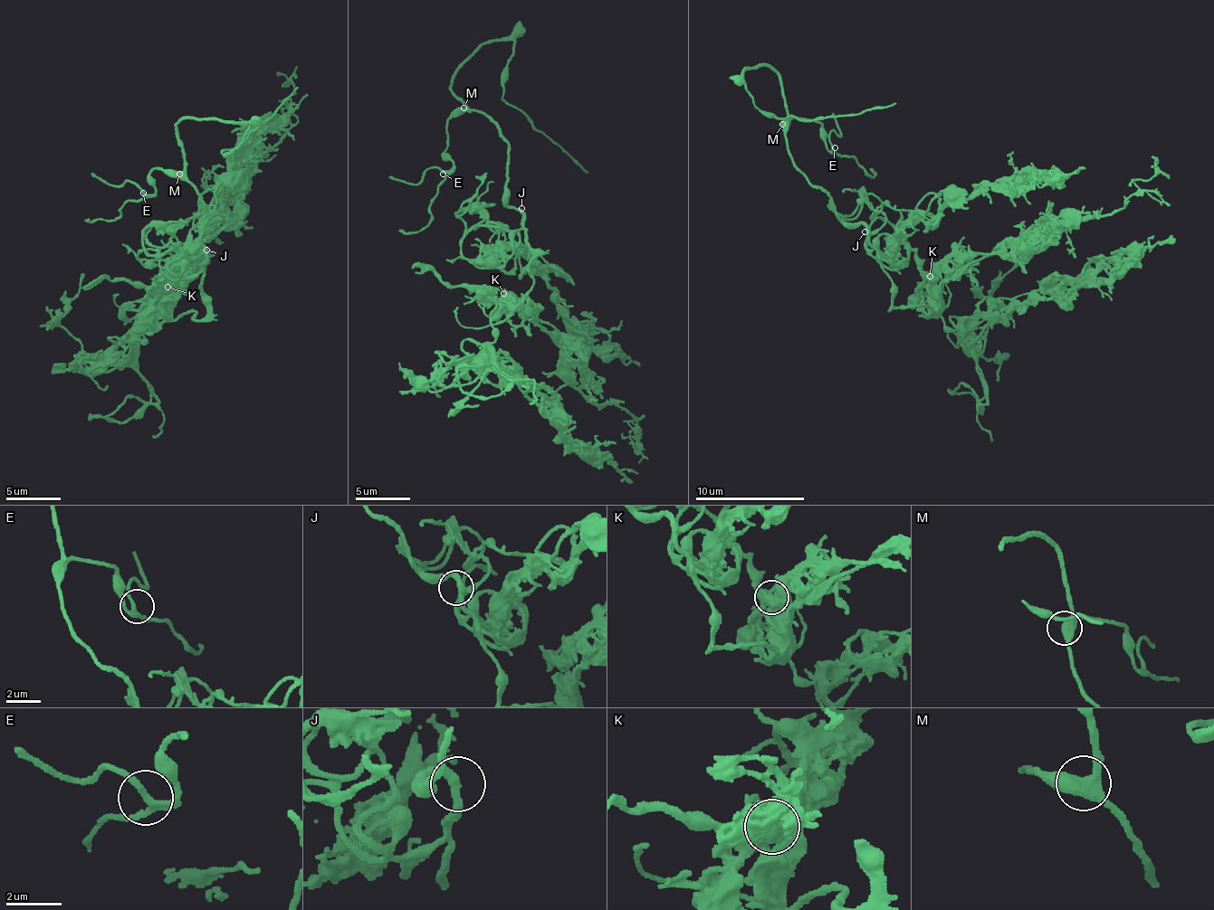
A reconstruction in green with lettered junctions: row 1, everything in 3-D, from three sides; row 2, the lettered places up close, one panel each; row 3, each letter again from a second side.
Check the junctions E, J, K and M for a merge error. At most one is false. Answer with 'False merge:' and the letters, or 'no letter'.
False merge: no letter

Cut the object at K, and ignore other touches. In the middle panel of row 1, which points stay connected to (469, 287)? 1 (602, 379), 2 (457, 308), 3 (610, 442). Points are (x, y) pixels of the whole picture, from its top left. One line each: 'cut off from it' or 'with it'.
1: with it
2: cut off from it
3: cut off from it

